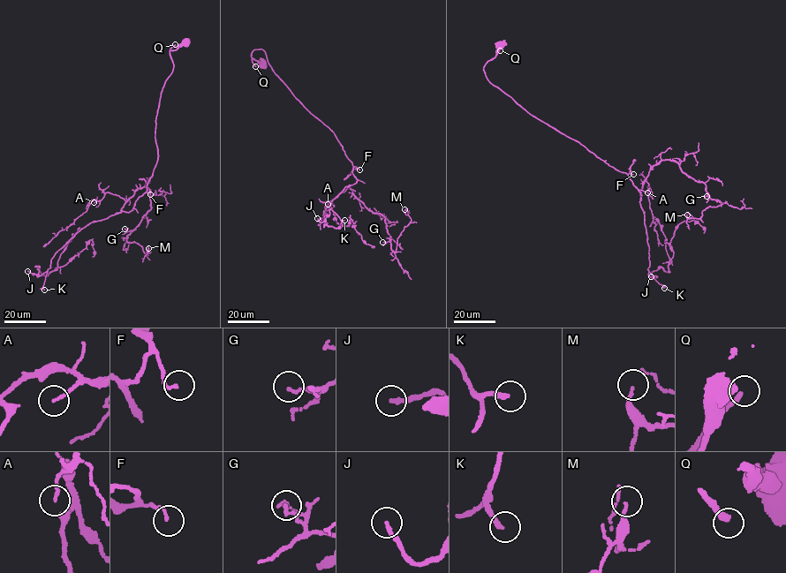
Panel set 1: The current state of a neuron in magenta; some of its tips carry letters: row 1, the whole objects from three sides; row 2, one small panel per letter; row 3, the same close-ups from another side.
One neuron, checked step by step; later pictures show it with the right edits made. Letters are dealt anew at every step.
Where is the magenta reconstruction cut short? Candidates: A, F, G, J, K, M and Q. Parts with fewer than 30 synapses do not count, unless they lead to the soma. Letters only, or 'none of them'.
J, K

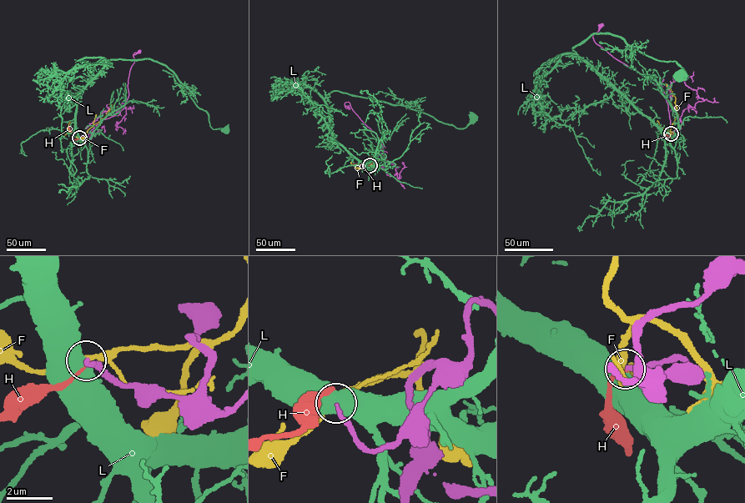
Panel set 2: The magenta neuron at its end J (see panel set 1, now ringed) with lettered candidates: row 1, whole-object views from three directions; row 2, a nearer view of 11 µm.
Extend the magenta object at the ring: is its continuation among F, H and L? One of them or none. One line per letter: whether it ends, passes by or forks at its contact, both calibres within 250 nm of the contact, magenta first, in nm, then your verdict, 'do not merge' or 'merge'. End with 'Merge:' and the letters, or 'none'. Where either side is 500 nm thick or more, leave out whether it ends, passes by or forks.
F: it forks | 180/190 nm | do not merge
H: it ends | 200/190 nm | merge
L: 200/850 nm | do not merge
Merge: H

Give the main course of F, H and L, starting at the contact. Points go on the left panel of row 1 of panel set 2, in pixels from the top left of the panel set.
F: (79, 138), (85, 136), (88, 130), (106, 115), (112, 106), (108, 104)
H: (79, 138), (73, 138), (69, 127)
L: (79, 138), (79, 93), (107, 62), (121, 59), (167, 65), (206, 111), (211, 128), (226, 129)

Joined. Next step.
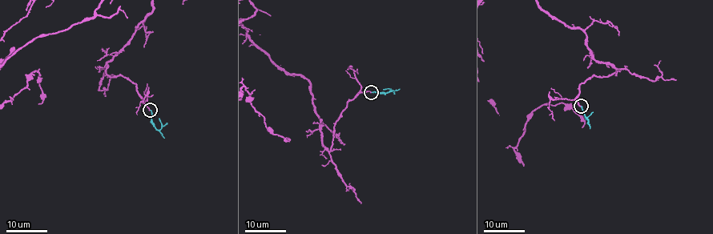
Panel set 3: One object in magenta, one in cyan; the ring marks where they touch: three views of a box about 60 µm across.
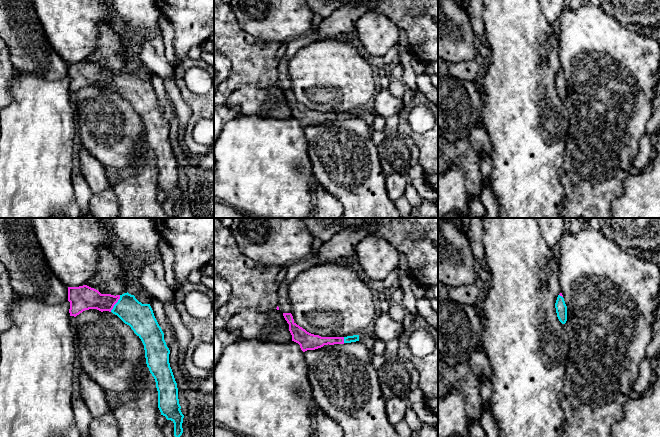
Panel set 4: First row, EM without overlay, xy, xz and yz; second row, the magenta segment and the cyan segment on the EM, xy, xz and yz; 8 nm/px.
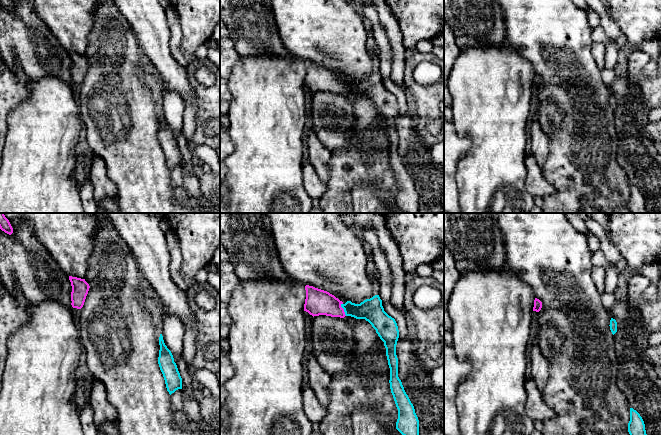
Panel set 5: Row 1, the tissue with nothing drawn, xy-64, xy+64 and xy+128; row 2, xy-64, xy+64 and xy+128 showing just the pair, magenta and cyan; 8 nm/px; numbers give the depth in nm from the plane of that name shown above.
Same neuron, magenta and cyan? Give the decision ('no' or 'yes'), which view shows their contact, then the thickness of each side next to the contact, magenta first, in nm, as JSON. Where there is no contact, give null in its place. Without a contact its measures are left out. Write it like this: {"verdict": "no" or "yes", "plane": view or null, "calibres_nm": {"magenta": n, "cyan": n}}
{"verdict": "yes", "plane": "xy", "calibres_nm": {"magenta": 180, "cyan": 220}}

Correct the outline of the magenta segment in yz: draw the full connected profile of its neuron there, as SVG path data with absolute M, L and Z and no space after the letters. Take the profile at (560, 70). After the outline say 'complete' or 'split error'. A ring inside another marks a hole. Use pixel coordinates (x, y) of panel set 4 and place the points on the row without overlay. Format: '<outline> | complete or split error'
M560 69L557 73L555 84L559 97L562 100L565 100L567 97L567 82L565 80L562 69Z | split error

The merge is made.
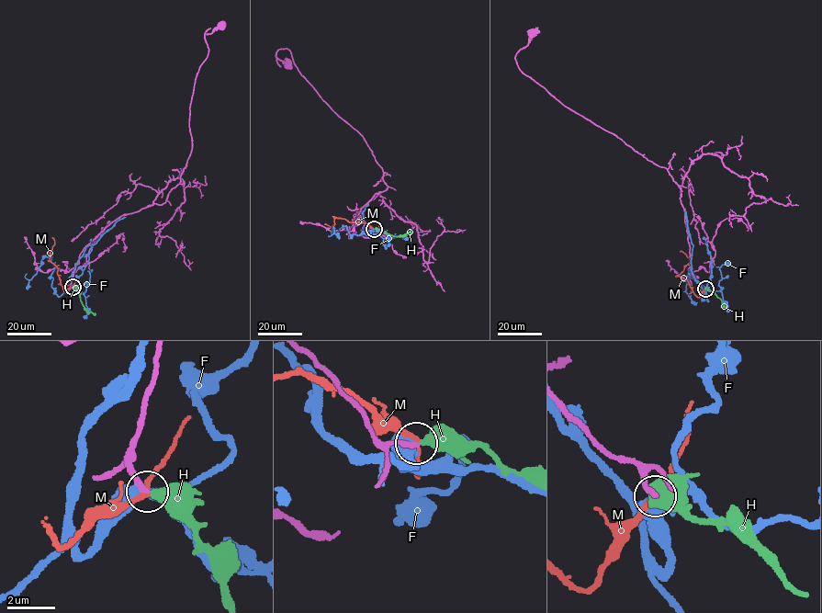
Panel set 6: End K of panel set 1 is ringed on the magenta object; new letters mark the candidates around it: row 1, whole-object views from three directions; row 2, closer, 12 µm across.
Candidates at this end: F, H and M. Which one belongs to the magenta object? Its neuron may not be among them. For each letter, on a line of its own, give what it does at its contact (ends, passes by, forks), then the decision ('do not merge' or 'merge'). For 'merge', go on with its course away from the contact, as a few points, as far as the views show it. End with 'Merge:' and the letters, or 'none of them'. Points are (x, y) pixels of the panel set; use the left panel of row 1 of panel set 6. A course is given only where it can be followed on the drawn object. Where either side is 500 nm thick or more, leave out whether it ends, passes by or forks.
F: it passes by | do not merge
H: it ends | merge | via (73, 287), (77, 289), (83, 304), (94, 315)
M: it passes by | do not merge
Merge: H

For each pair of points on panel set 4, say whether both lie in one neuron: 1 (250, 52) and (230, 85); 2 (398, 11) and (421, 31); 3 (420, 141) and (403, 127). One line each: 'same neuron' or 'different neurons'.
1: same neuron
2: same neuron
3: same neuron

